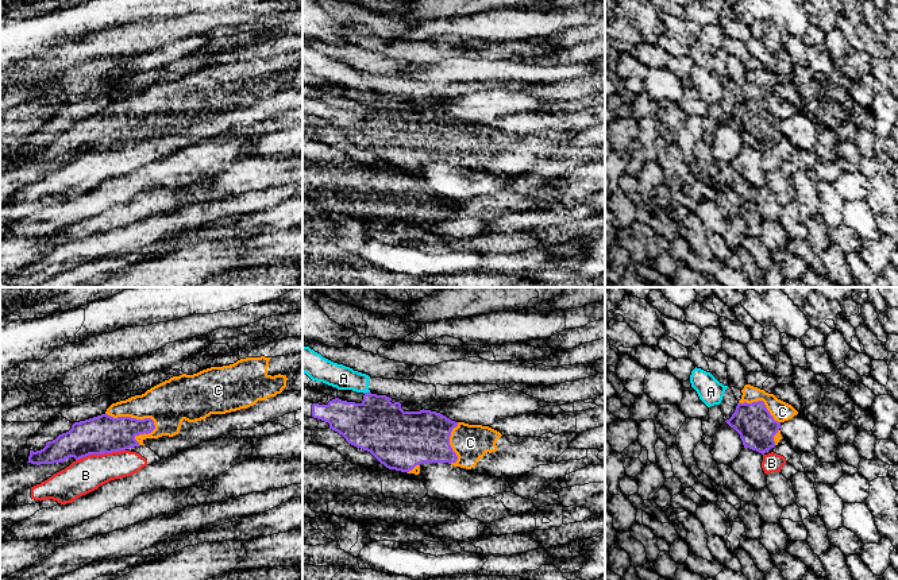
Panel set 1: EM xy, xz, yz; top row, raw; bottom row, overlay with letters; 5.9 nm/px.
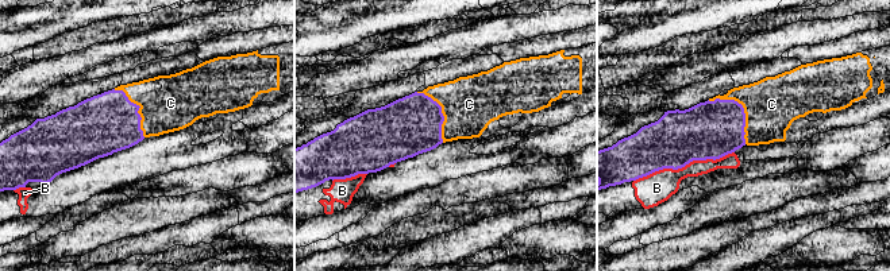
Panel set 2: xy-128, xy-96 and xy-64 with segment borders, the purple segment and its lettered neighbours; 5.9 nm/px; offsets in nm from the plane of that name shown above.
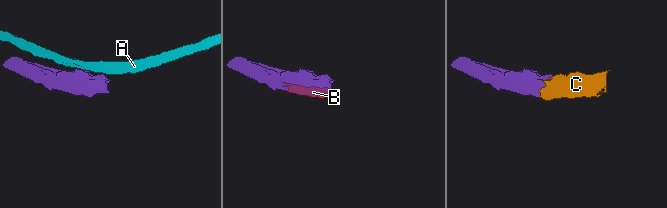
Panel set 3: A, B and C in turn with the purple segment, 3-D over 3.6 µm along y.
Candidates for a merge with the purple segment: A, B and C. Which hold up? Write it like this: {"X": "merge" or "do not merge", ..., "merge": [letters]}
{"A": "do not merge", "B": "do not merge", "C": "merge", "merge": ["C"]}

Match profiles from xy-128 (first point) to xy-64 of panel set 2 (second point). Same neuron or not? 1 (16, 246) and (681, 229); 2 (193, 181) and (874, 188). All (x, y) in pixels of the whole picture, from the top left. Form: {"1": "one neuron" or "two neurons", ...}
{"1": "one neuron", "2": "two neurons"}

